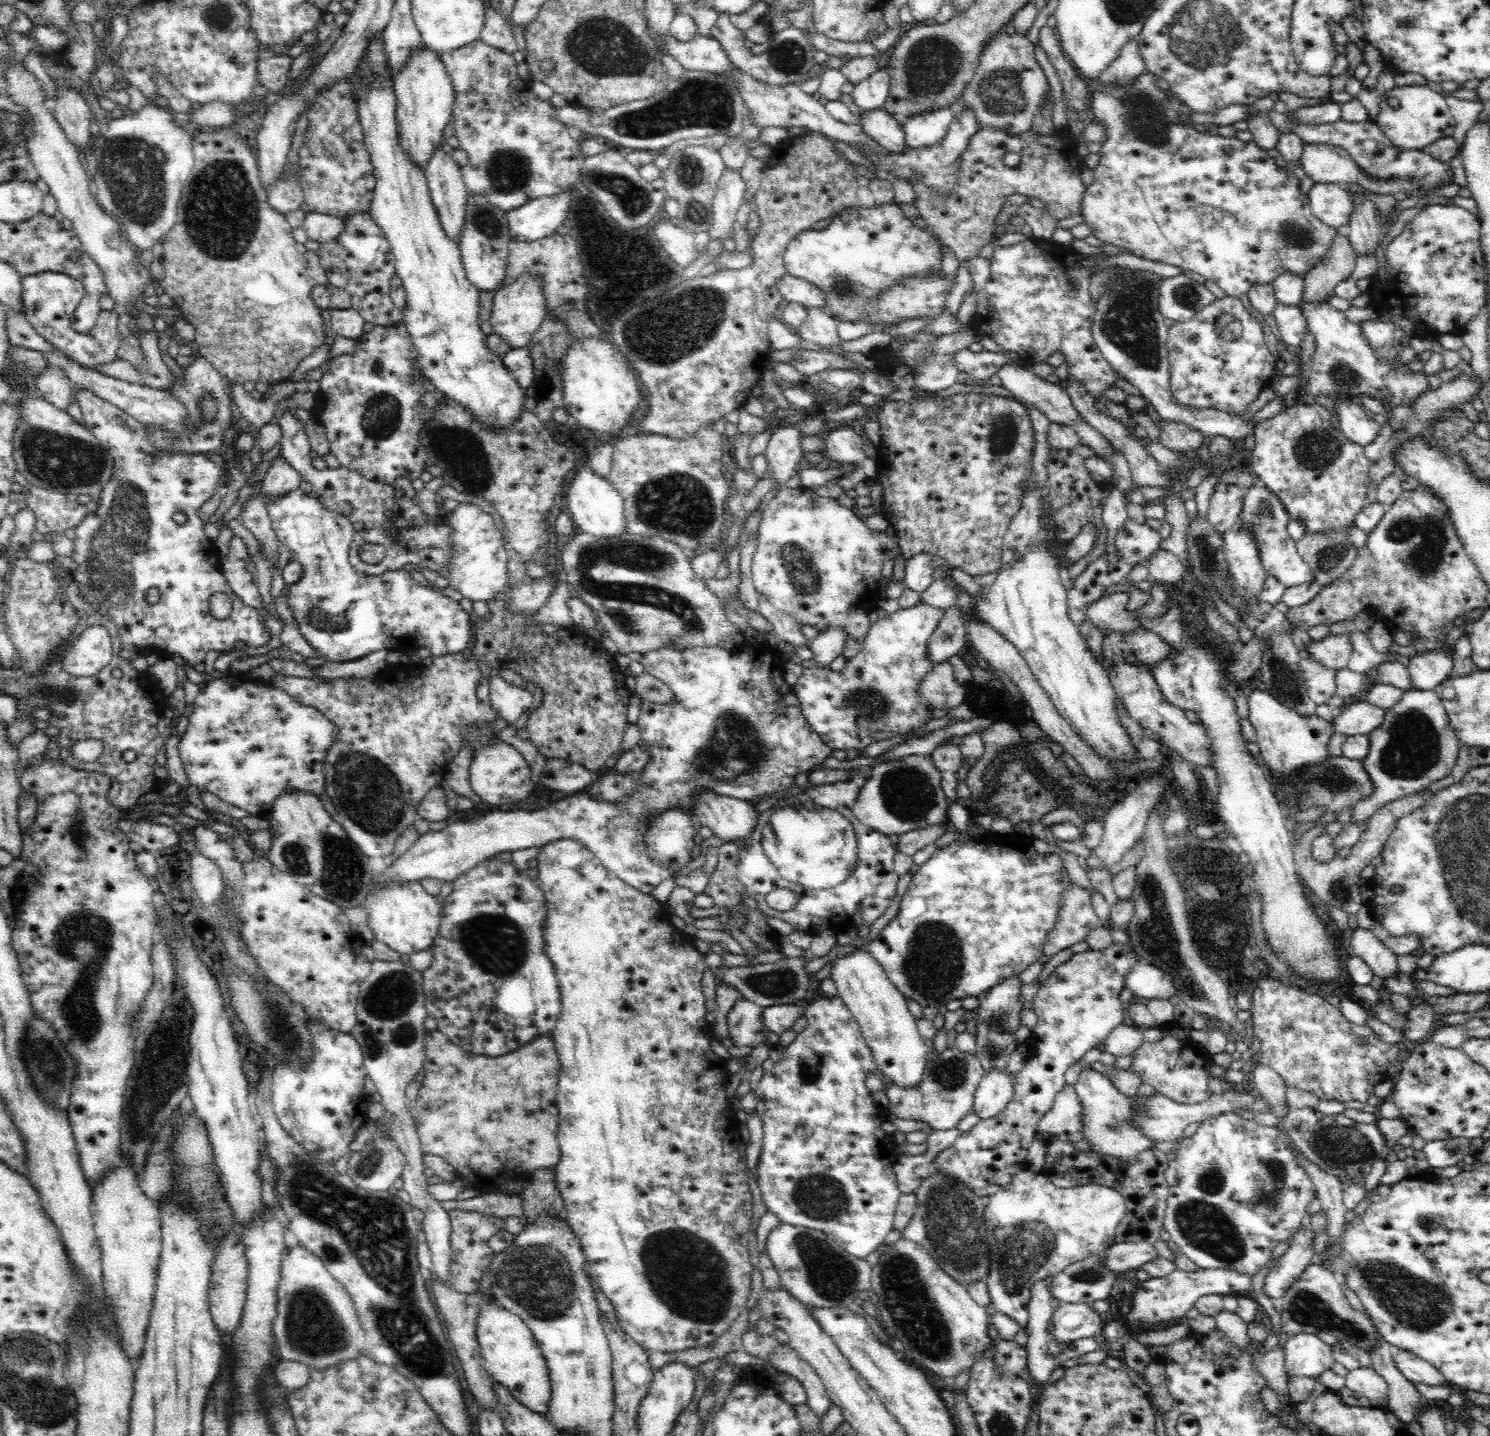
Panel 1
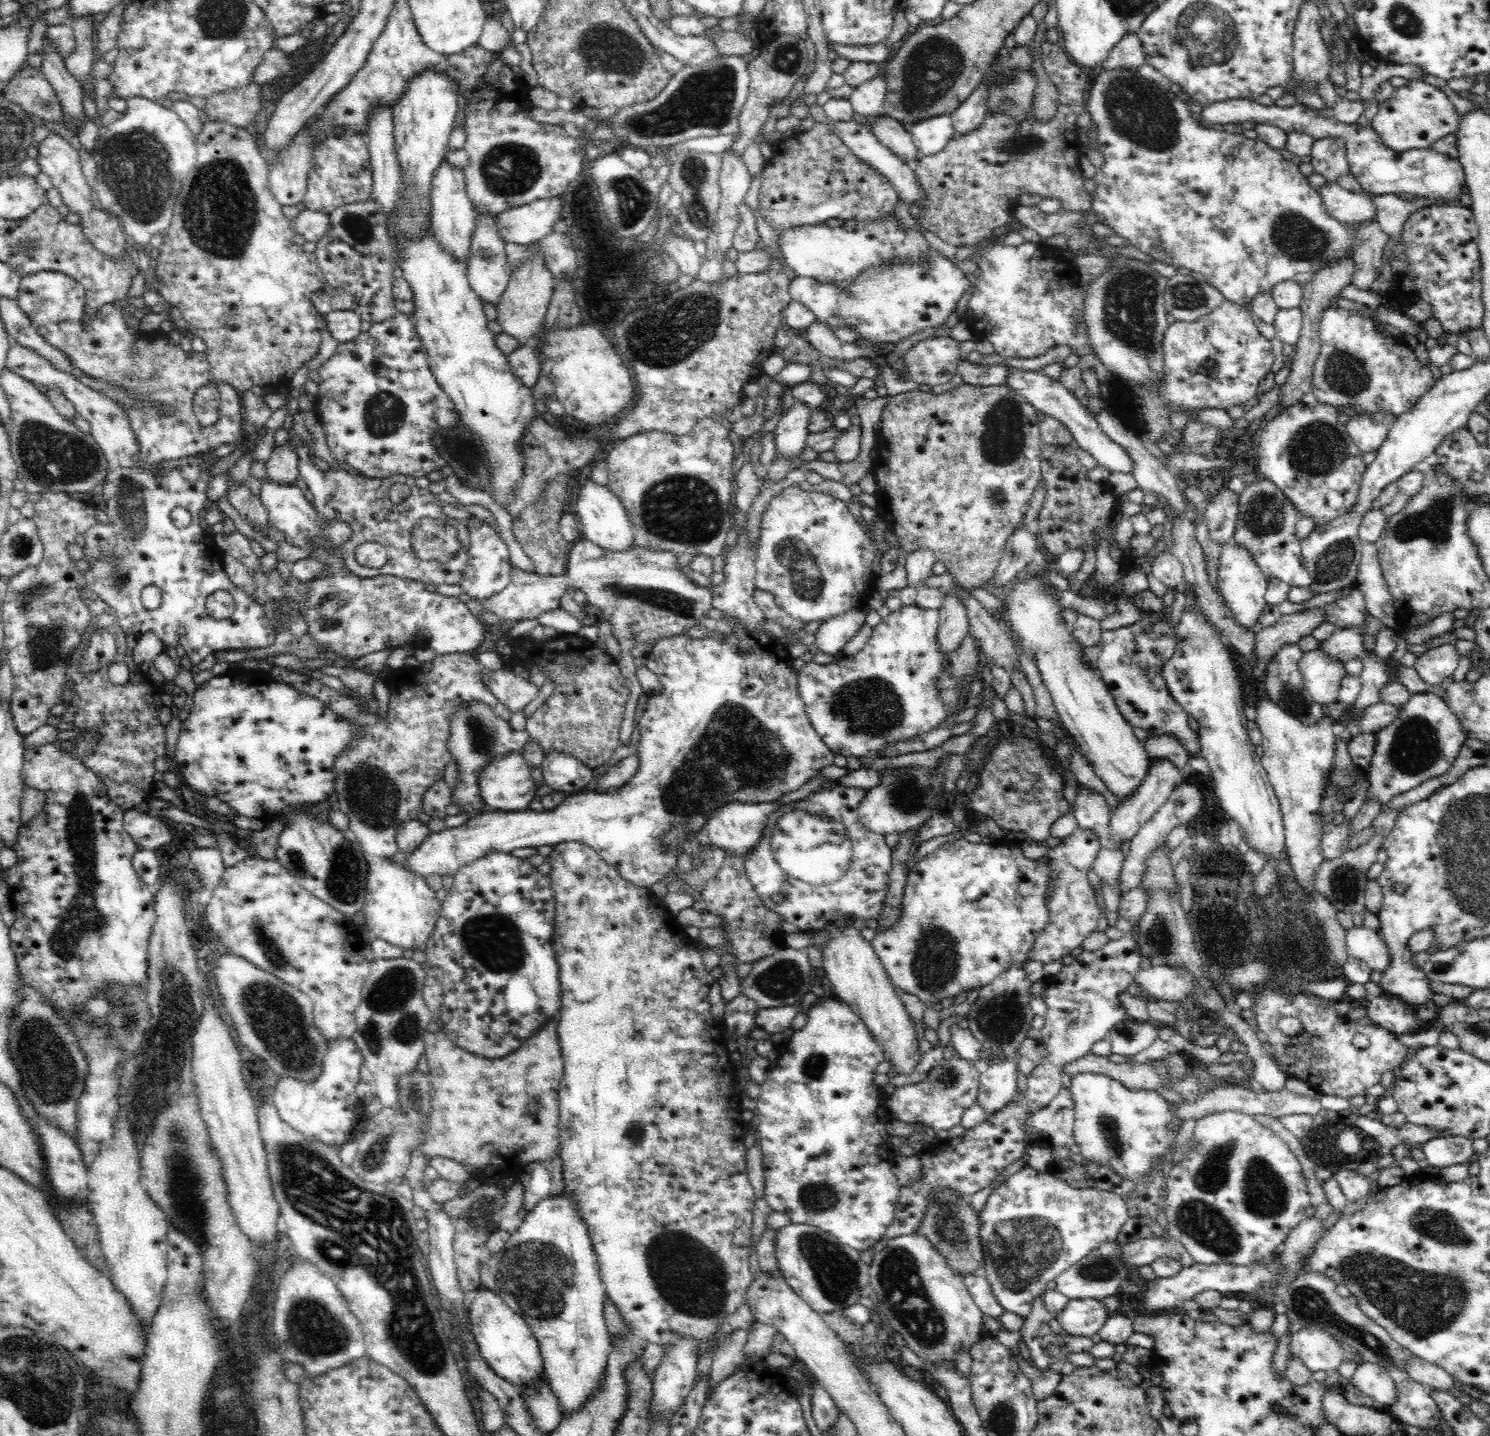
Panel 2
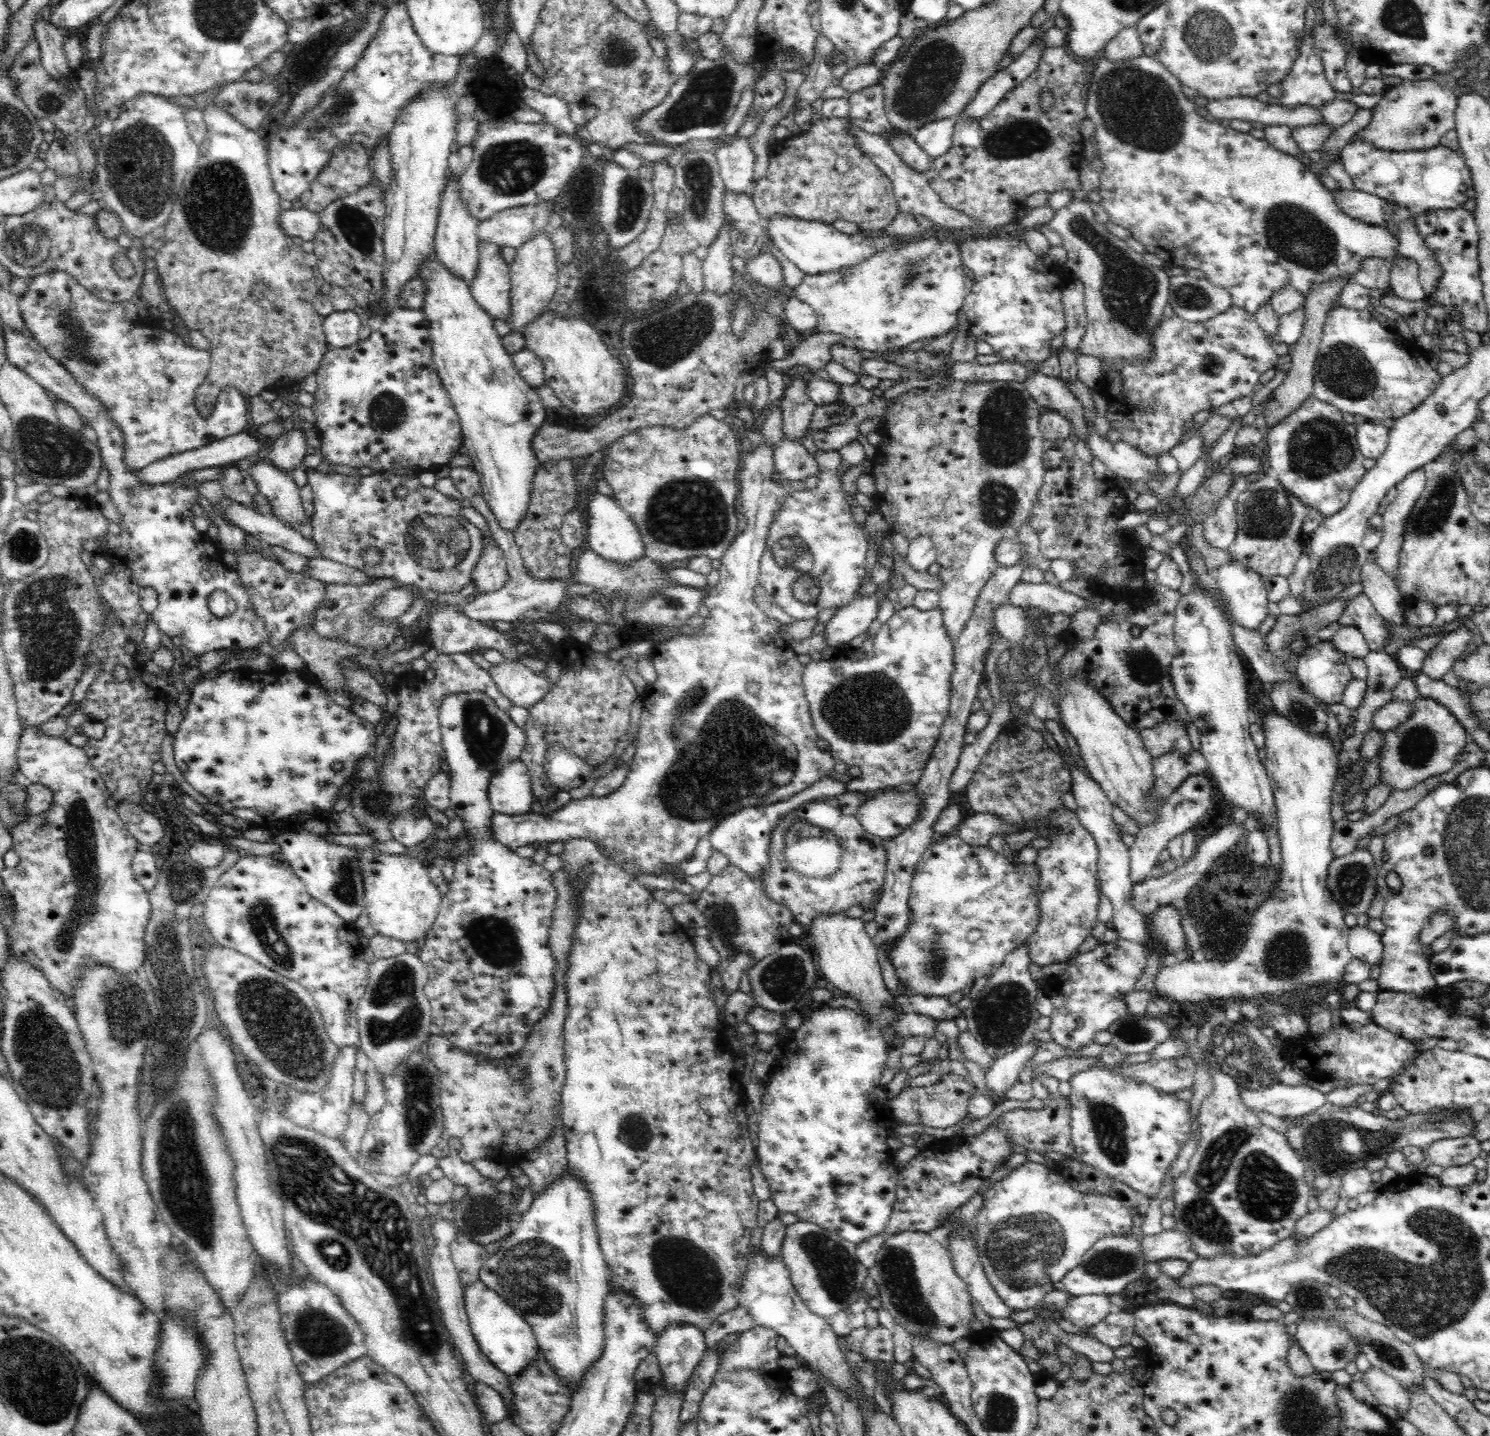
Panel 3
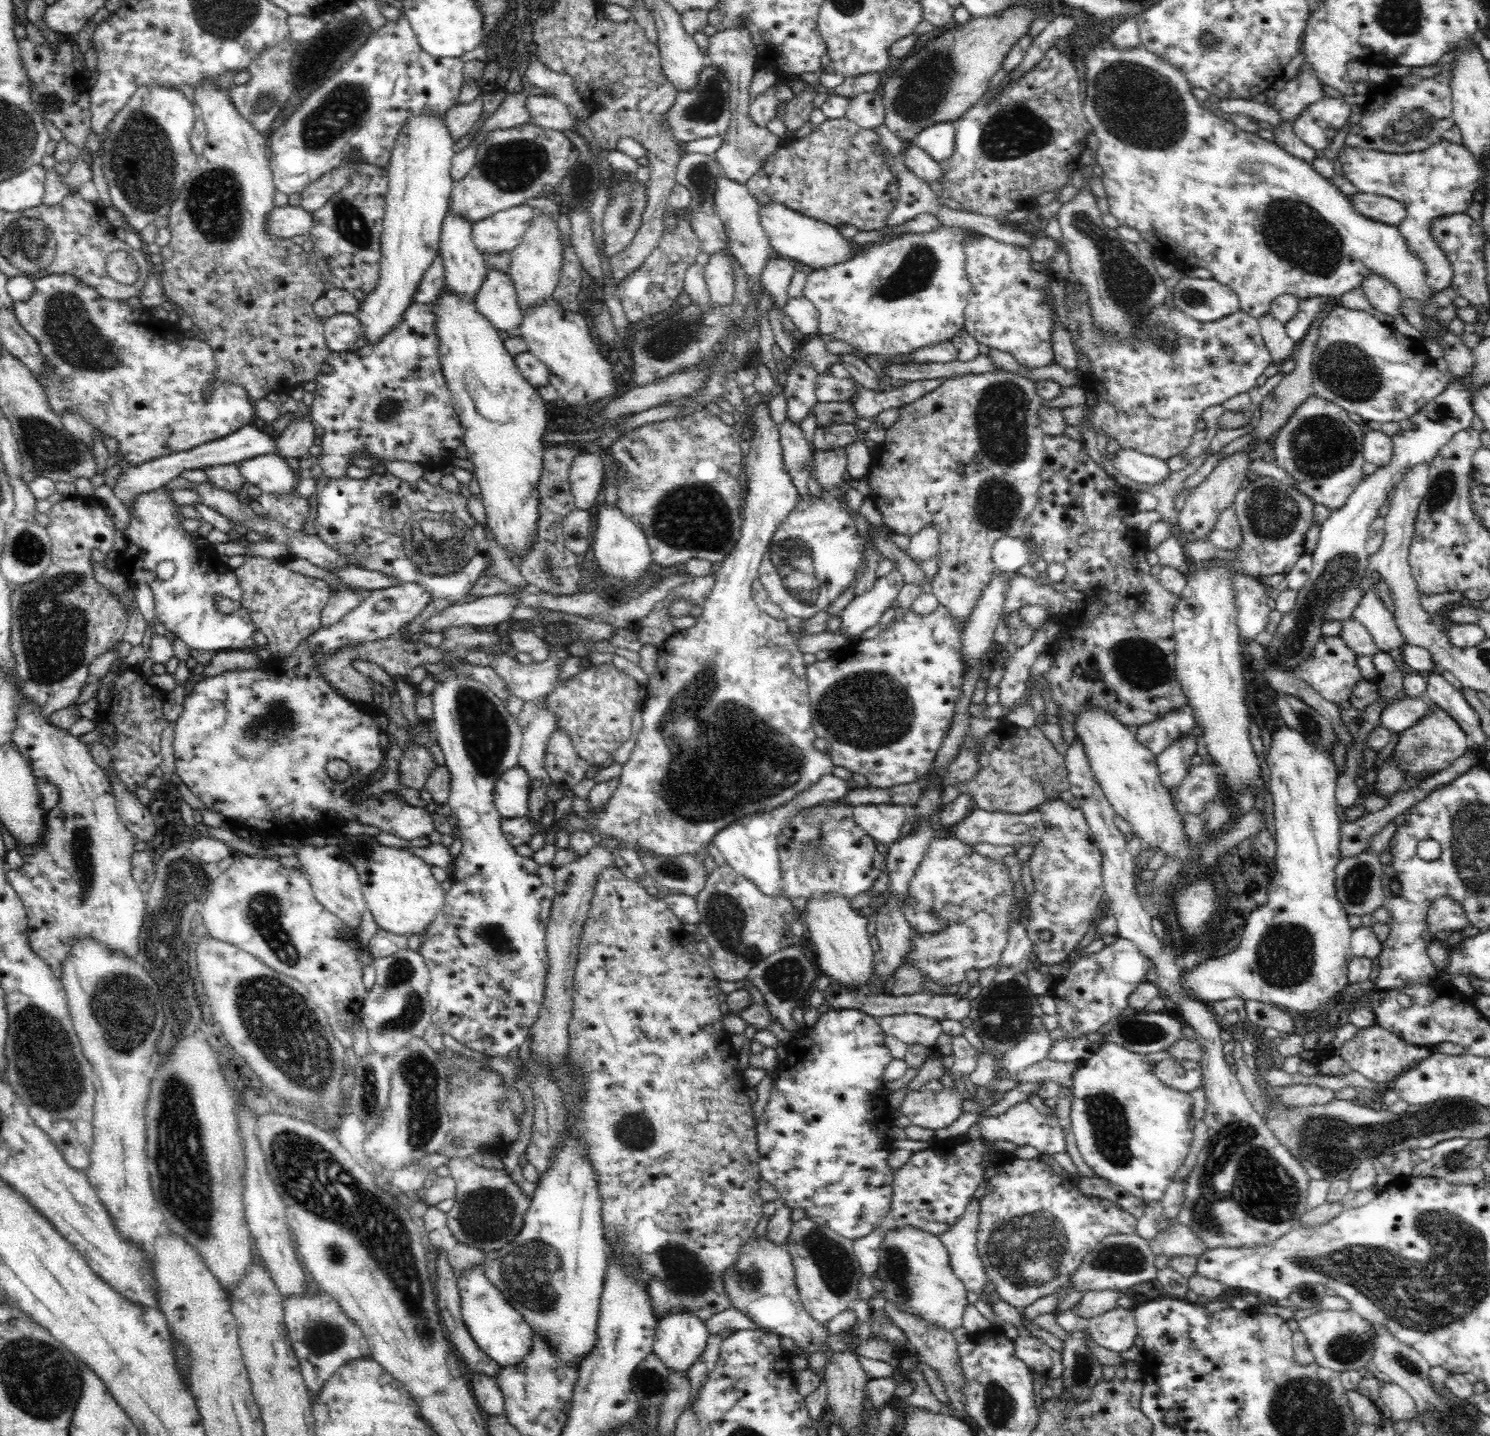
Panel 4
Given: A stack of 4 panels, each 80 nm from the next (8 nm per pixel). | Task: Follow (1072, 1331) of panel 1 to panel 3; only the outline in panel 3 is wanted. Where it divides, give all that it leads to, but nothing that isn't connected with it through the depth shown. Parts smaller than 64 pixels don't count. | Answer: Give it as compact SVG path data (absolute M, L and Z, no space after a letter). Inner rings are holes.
M1082 1295L1072 1297L1061 1310L1060 1319L1068 1320L1074 1327L1087 1332L1101 1323L1113 1311L1108 1295Z

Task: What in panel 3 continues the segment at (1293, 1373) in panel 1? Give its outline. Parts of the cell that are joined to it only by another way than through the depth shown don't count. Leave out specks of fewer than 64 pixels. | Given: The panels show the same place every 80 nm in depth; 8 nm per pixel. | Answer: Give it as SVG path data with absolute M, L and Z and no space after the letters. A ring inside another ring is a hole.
M1300 1321L1296 1323L1296 1332L1291 1341L1298 1343L1300 1349L1306 1353L1314 1370L1332 1373L1334 1370L1342 1370L1346 1366L1353 1365L1354 1356L1358 1350L1358 1345L1352 1341L1346 1329L1340 1329L1334 1321Z

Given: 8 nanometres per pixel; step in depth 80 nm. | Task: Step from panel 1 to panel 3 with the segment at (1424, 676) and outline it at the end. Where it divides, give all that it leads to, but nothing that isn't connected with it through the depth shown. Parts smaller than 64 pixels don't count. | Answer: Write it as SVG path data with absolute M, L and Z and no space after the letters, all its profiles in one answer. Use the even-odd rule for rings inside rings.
M1462 625L1455 631L1445 634L1440 643L1427 653L1419 672L1430 679L1442 679L1444 674L1454 669L1454 664L1472 641L1472 631Z

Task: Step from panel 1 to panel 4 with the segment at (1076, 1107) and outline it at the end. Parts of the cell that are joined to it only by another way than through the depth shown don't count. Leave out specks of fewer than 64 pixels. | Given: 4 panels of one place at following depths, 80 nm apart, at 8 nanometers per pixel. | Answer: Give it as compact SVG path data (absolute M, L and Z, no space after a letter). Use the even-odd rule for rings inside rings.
M1025 1100L1013 1105L1002 1115L980 1119L977 1124L980 1124L980 1133L984 1139L1013 1142L1017 1147L1030 1146L1038 1151L1038 1154L1067 1152L1066 1136L1056 1116L1056 1106L1051 1108L1051 1113L1042 1114Z

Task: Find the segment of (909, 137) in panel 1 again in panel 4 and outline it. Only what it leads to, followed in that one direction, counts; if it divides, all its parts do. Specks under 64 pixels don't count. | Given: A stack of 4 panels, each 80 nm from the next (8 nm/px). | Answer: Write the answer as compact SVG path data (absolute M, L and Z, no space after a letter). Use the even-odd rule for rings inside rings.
M938 122L924 128L908 141L925 150L936 163L940 164L952 154L955 140L955 126L950 122Z

